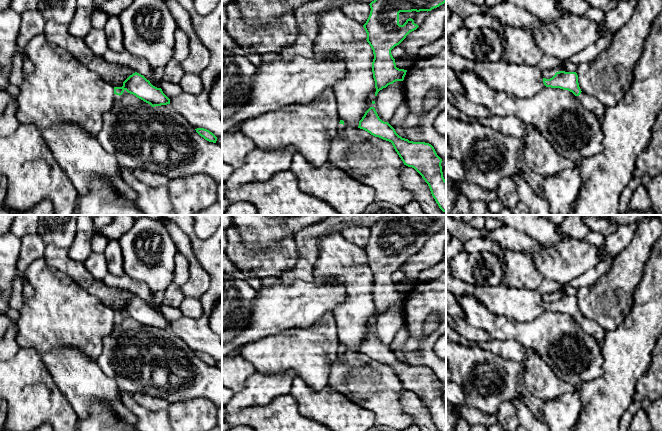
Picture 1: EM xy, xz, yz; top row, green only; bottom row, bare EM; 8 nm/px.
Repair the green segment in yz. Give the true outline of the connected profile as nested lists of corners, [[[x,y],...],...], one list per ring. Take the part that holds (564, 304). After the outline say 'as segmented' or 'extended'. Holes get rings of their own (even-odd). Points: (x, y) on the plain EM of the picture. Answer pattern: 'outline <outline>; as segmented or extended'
outline [[[559,295],[550,303],[543,302],[543,307],[546,311],[560,312],[572,316],[580,327],[598,343],[601,344],[604,341],[607,331],[596,321],[581,315],[576,296]]]; extended

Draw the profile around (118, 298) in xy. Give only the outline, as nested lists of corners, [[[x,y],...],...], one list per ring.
[[[48,245],[44,251],[44,258],[48,266],[55,268],[100,299],[103,304],[114,311],[122,311],[123,306],[135,295],[125,289],[109,288],[103,280],[99,281],[86,269],[84,263],[74,261],[68,254],[68,249]]]

